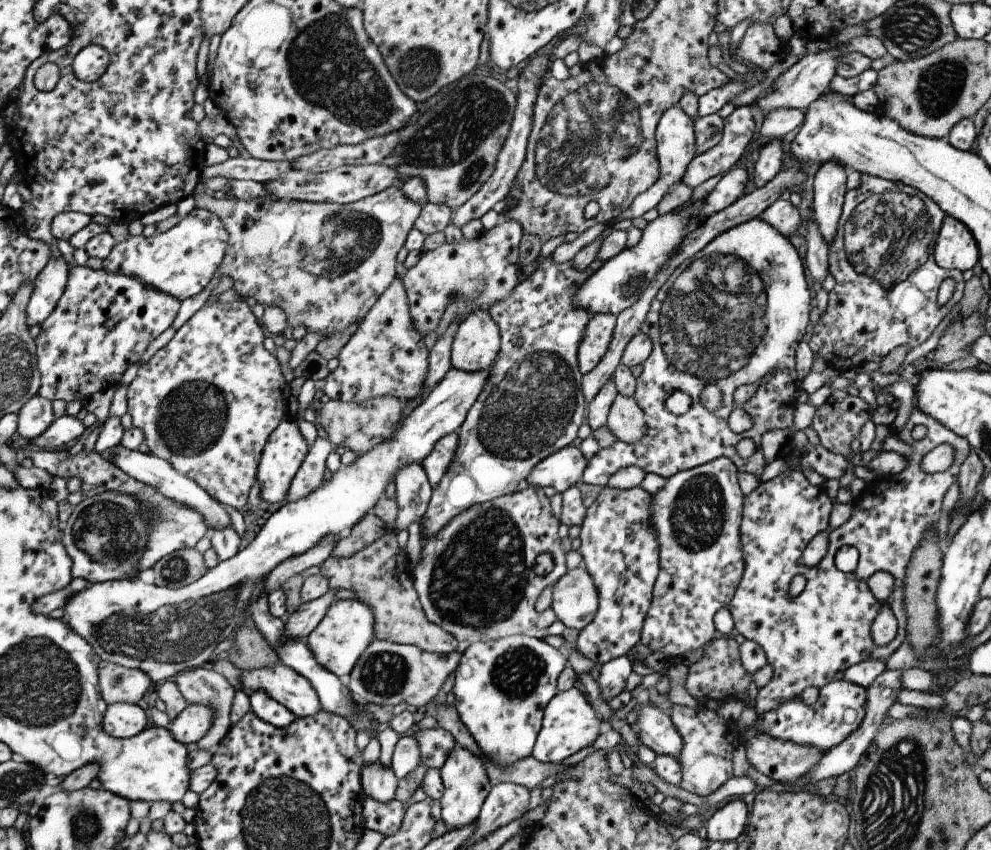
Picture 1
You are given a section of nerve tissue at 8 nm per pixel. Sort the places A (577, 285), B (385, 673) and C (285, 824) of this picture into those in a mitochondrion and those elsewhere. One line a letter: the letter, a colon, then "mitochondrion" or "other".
A: other
B: mitochondrion
C: mitochondrion

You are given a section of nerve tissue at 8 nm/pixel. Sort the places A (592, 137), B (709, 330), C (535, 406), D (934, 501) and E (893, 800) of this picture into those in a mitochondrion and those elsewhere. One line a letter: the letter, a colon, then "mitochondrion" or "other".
A: mitochondrion
B: mitochondrion
C: mitochondrion
D: other
E: mitochondrion

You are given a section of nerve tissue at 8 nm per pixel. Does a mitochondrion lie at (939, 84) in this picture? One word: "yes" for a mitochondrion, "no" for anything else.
yes

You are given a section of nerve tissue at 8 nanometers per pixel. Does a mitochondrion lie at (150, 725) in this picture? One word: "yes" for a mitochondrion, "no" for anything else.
no

